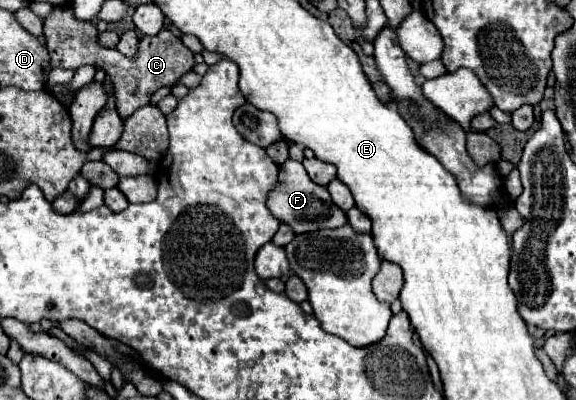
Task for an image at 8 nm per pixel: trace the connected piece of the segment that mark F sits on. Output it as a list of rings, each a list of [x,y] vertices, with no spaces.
[[[286,160],[280,166],[276,186],[268,194],[266,206],[272,212],[272,216],[276,216],[280,222],[288,224],[294,230],[294,234],[314,232],[314,230],[322,230],[322,228],[340,228],[346,224],[346,214],[330,200],[328,190],[324,186],[316,186],[308,178],[302,162],[294,162],[294,160]]]

